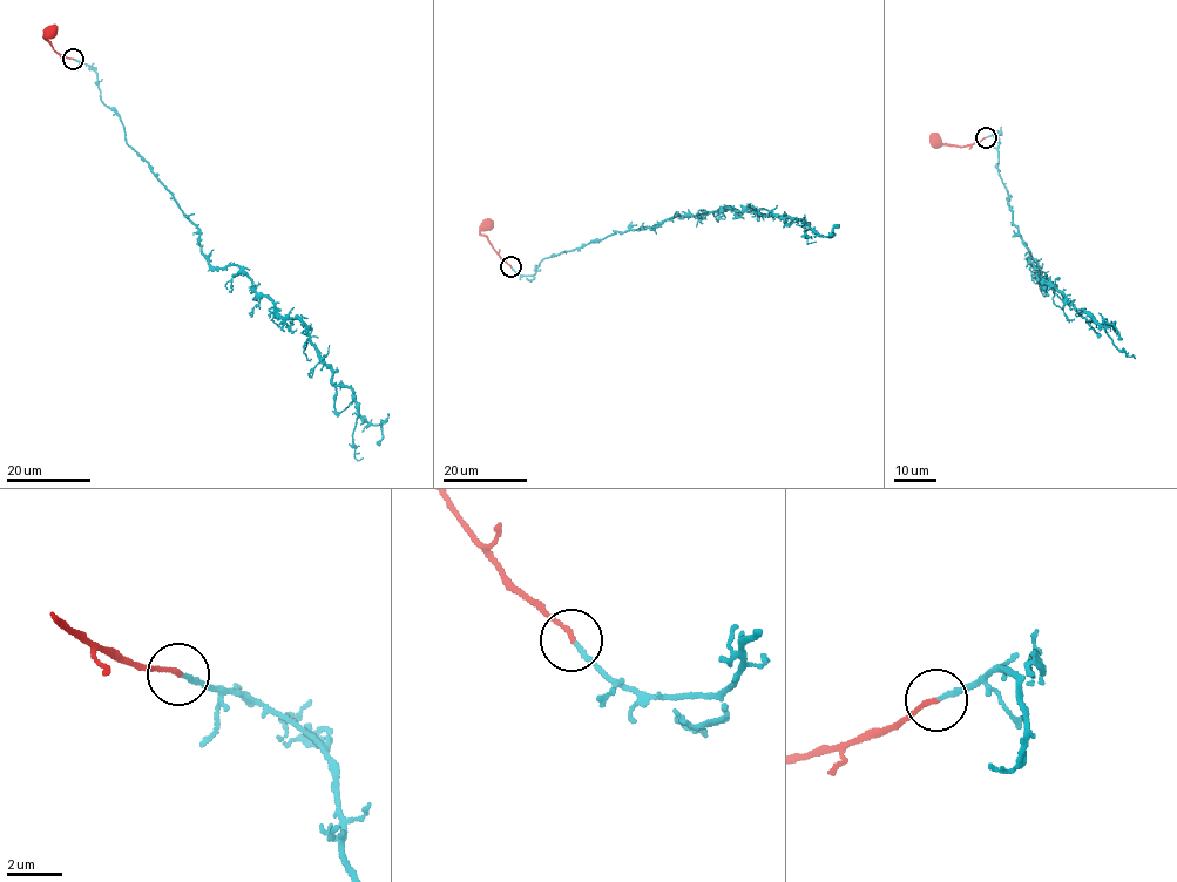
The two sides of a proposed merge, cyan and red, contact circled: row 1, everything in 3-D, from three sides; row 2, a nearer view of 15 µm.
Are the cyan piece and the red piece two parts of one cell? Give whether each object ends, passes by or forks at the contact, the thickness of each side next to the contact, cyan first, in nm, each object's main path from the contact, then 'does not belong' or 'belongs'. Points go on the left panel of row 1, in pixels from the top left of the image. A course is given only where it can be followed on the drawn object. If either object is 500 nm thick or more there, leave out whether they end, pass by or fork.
cyan ends | red ends | 150/160 nm | cyan via (73, 59), (95, 72), (209, 263), (238, 265), (303, 323), (331, 381), (352, 392), (363, 458) | red via (73, 59), (54, 49), (44, 36), (55, 26) | belongs

